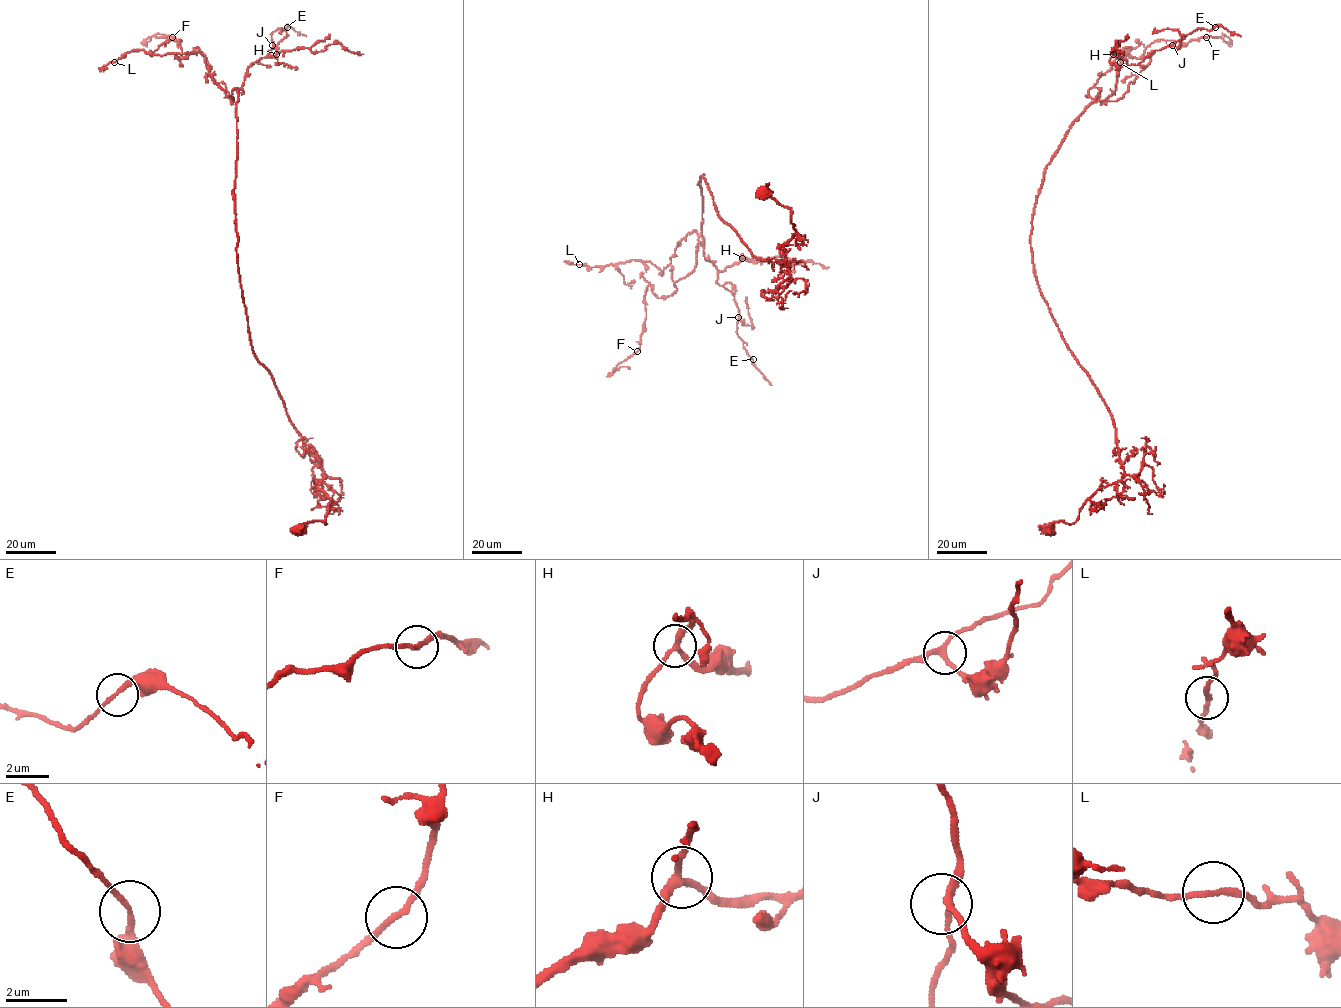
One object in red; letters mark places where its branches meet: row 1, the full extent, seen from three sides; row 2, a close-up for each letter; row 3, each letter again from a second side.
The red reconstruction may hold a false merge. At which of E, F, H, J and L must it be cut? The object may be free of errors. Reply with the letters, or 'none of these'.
none of these

